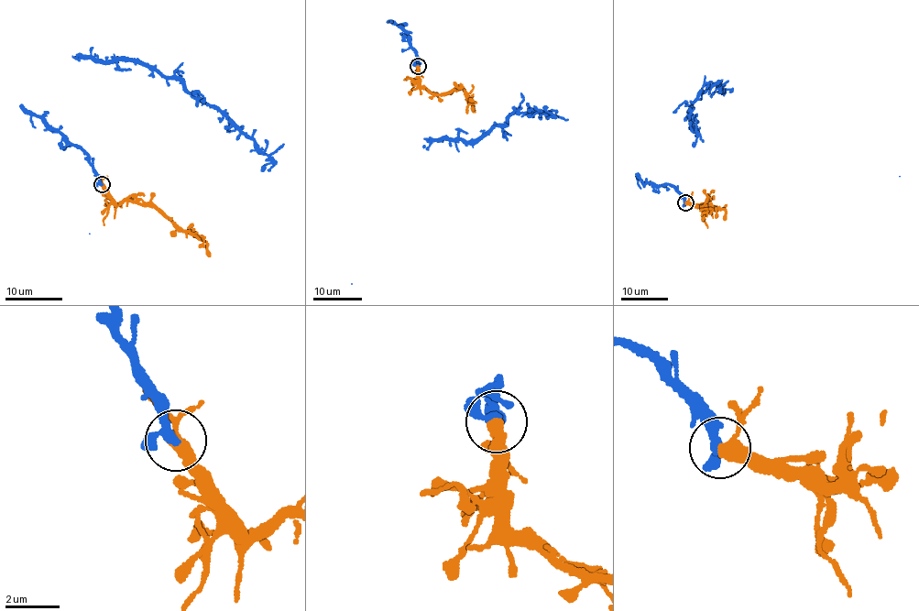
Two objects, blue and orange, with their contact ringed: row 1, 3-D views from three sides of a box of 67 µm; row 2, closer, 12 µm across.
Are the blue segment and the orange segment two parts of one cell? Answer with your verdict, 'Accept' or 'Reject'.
Accept

